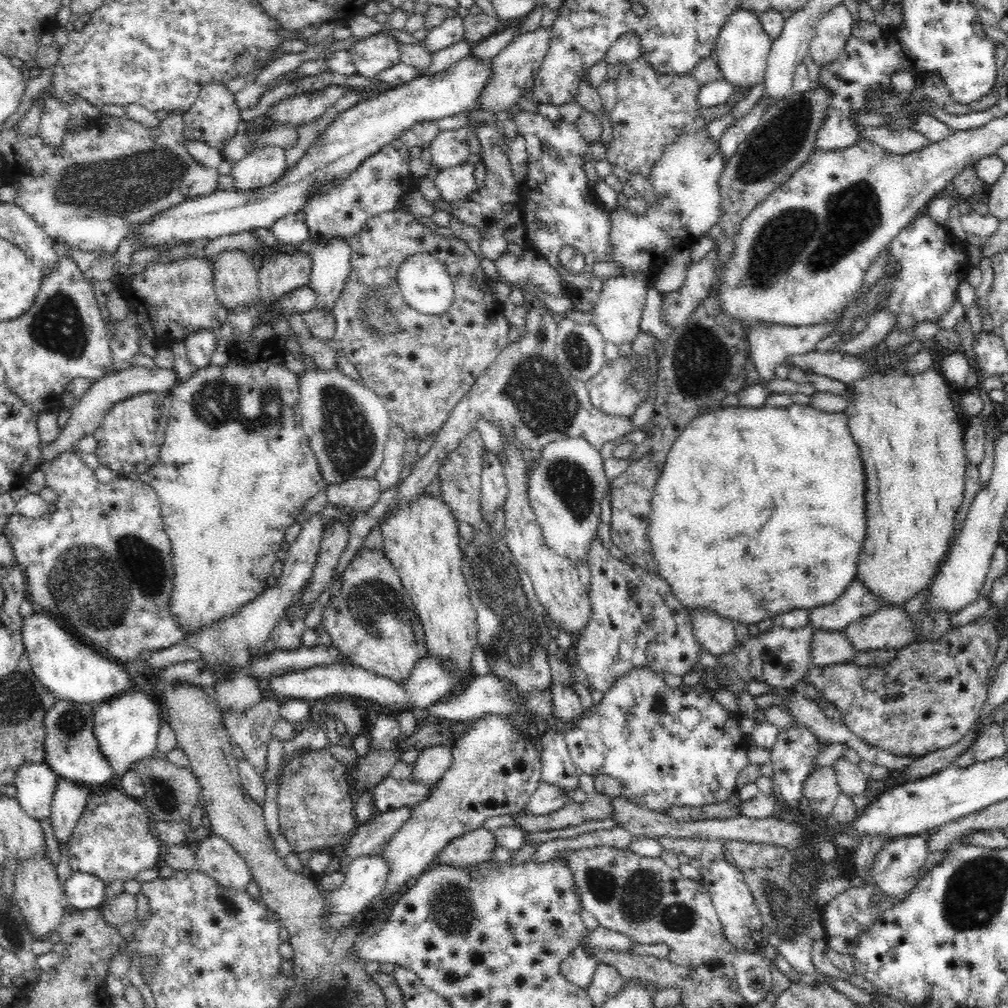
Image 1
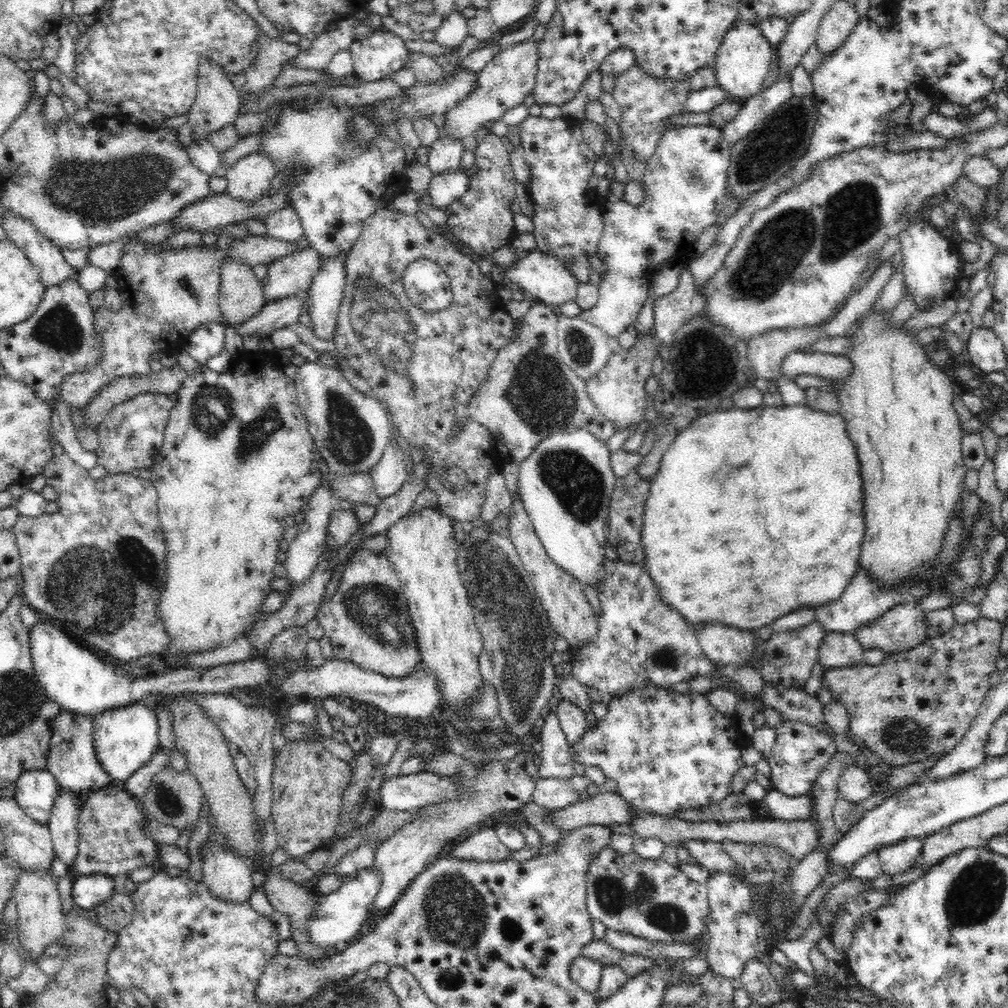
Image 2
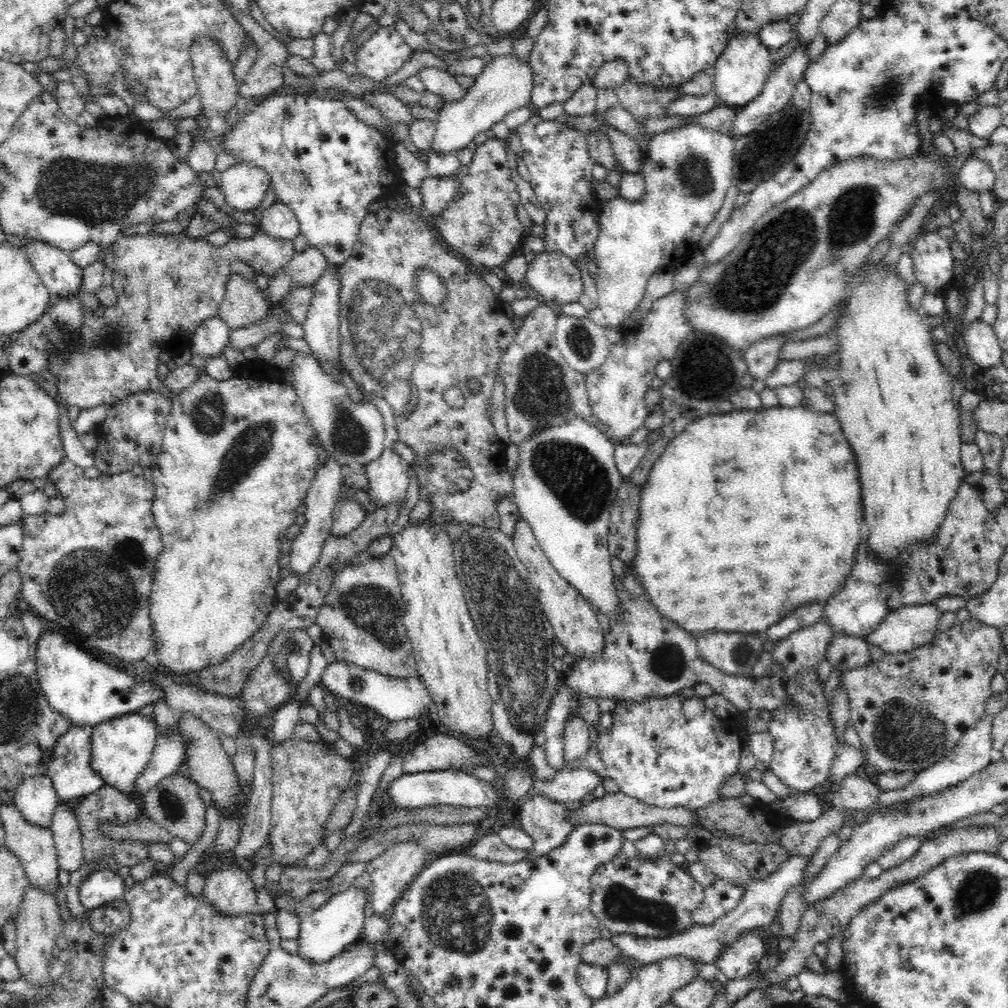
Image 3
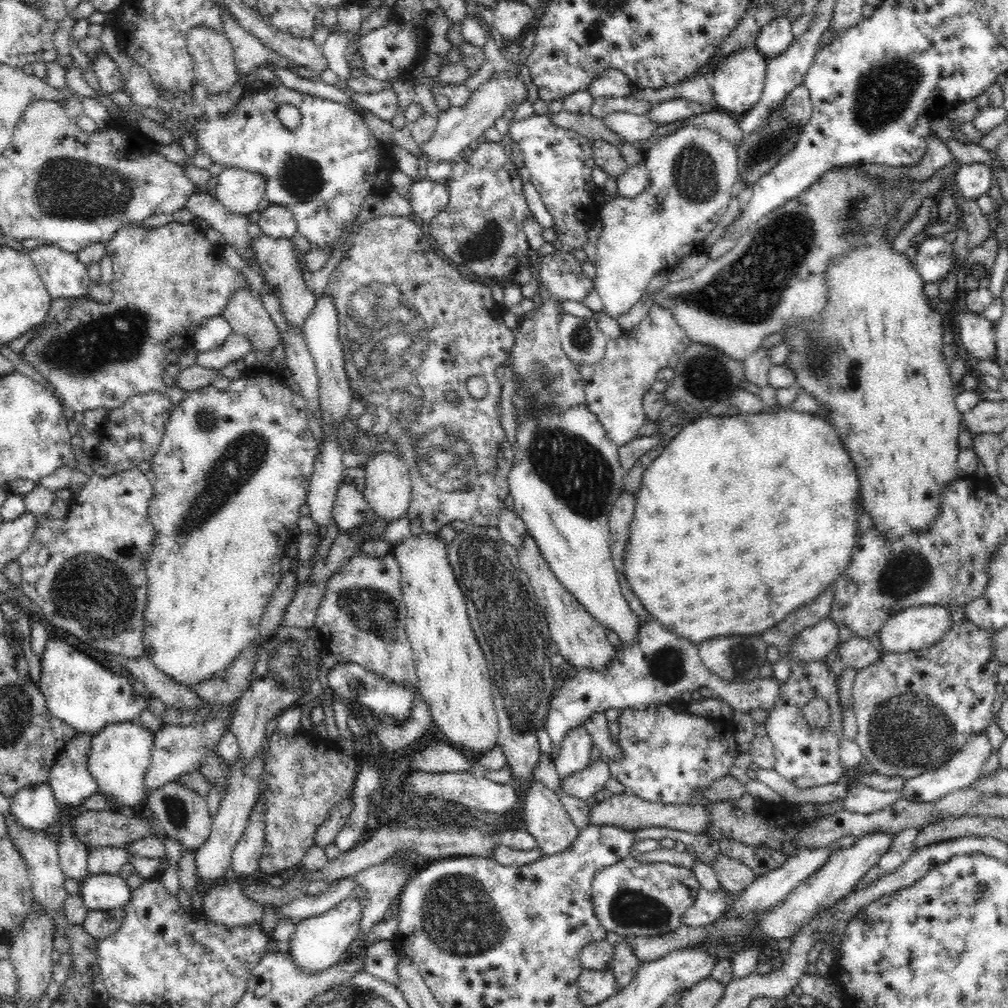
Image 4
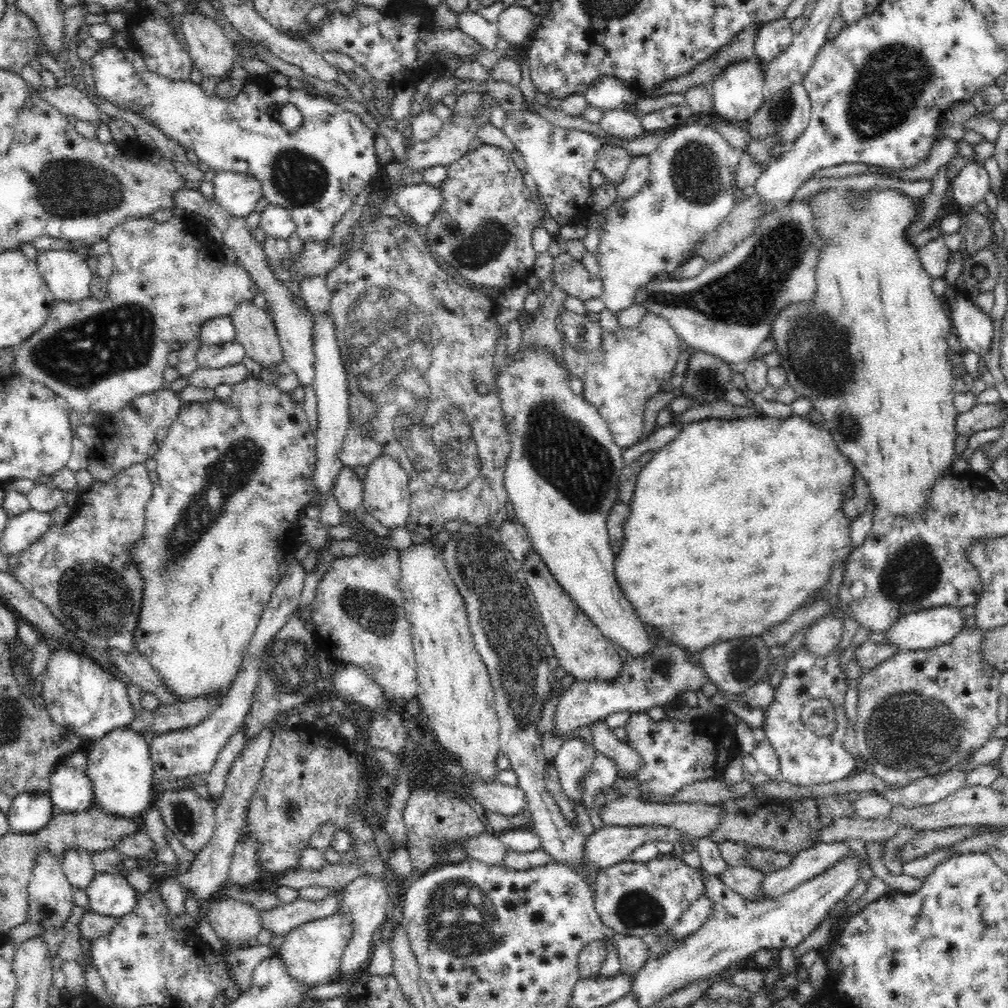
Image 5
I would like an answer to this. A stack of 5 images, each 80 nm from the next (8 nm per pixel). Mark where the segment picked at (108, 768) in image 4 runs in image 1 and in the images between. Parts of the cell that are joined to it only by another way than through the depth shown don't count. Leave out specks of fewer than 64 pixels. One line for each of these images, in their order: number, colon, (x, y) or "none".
1: (126, 728)
2: (125, 739)
3: (121, 748)

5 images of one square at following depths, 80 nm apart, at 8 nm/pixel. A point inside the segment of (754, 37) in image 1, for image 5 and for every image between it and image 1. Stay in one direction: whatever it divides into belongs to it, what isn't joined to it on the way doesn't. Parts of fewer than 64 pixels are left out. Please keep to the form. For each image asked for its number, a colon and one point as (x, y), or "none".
2: (741, 62)
3: (739, 73)
4: (738, 80)
5: (737, 92)

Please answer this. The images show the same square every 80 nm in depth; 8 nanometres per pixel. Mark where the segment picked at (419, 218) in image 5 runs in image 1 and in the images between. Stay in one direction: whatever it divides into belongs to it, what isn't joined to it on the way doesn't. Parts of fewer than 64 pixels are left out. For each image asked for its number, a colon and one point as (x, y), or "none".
1: (455, 183)
2: (444, 188)
3: (436, 193)
4: (428, 198)

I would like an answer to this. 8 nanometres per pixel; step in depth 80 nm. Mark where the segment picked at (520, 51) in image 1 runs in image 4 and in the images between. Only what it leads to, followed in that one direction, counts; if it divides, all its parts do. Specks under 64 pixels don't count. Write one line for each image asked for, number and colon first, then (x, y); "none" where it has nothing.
2: (507, 80)
3: (505, 84)
4: (456, 127)

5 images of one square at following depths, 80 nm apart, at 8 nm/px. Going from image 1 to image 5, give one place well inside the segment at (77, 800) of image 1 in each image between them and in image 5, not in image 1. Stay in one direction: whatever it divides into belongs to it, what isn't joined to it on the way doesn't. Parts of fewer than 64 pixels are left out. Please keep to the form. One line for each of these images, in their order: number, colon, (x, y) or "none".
2: (63, 824)
3: (66, 834)
4: (73, 854)
5: (76, 863)

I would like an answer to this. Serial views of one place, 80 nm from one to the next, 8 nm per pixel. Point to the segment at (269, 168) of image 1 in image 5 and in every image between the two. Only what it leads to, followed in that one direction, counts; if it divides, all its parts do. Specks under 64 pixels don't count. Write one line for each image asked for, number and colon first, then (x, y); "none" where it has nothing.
2: (250, 178)
3: (244, 186)
4: (239, 190)
5: (238, 194)

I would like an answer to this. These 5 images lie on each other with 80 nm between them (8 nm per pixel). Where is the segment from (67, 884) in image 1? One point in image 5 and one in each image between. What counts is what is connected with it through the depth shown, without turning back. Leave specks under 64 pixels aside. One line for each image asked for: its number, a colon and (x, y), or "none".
2: (88, 891)
3: (102, 886)
4: (102, 891)
5: (109, 894)

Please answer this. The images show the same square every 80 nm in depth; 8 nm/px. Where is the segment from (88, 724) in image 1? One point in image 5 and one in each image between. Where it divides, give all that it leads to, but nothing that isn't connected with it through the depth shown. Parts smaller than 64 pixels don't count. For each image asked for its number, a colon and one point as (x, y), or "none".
2: (72, 760)
3: (70, 769)
4: (71, 781)
5: (71, 791)

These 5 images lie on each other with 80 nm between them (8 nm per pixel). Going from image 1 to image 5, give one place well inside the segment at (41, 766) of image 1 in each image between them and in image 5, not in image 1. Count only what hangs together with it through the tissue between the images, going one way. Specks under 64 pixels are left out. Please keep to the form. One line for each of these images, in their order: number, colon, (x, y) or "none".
2: (36, 790)
3: (36, 799)
4: (35, 806)
5: (29, 812)

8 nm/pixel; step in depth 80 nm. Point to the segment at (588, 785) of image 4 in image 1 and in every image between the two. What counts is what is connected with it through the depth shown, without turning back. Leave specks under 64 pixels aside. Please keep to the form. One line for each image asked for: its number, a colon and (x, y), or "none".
1: (547, 798)
2: (553, 794)
3: (567, 786)

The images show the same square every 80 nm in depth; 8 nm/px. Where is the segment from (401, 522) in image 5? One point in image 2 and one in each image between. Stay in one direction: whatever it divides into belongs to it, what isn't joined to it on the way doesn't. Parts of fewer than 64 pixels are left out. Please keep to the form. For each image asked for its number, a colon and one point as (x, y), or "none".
2: (389, 474)
3: (388, 480)
4: (387, 489)

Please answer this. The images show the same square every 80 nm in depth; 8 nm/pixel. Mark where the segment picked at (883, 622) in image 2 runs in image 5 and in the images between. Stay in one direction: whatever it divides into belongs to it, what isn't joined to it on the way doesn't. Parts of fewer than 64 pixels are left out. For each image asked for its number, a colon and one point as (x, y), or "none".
3: (908, 627)
4: (916, 627)
5: (925, 629)

